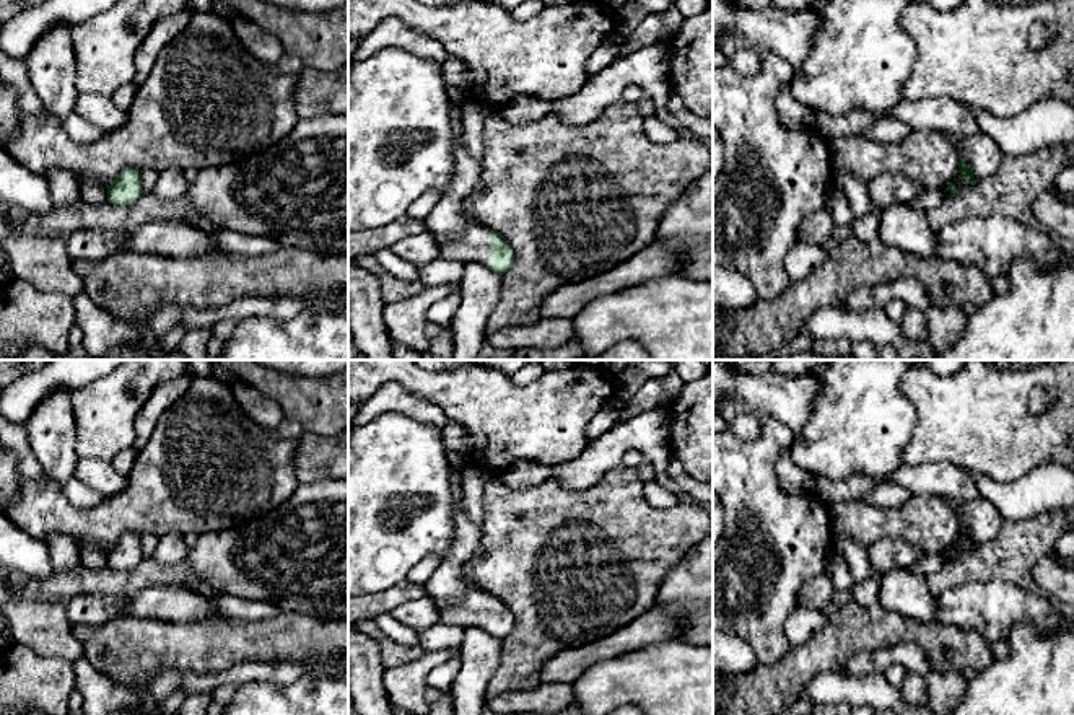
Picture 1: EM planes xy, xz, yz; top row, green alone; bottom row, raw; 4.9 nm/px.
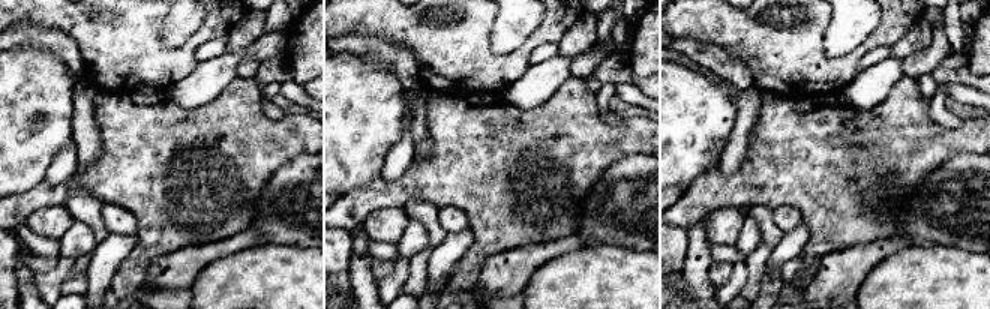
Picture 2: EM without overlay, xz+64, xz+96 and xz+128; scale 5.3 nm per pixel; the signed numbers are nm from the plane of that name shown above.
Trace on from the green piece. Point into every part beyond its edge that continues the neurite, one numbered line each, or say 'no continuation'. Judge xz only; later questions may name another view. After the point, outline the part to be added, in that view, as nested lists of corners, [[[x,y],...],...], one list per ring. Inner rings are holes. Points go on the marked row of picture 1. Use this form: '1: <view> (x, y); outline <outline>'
1: xz (474, 243); outline [[[478,182],[462,204],[464,231],[452,244],[439,246],[441,257],[461,261],[464,264],[480,262],[490,267],[490,228],[480,225],[472,215],[472,204],[482,184]]]

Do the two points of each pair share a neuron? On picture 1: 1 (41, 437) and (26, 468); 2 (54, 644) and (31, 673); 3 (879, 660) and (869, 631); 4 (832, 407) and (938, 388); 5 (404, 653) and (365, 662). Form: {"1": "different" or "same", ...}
{"1": "different", "2": "different", "3": "different", "4": "different", "5": "different"}

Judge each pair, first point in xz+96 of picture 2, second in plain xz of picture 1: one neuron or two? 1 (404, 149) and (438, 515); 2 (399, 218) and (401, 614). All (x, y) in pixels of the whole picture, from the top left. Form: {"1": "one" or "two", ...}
{"1": "two", "2": "one"}

